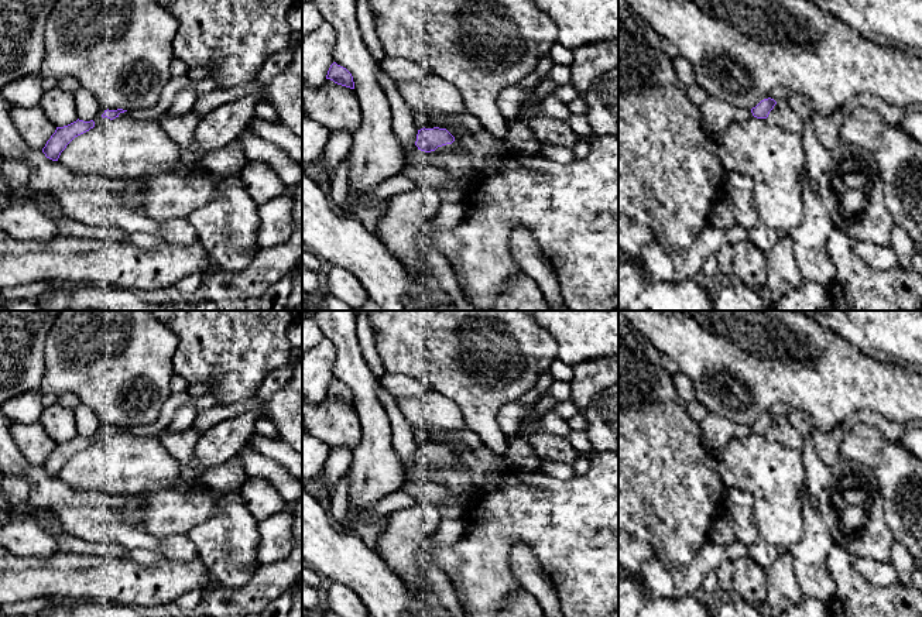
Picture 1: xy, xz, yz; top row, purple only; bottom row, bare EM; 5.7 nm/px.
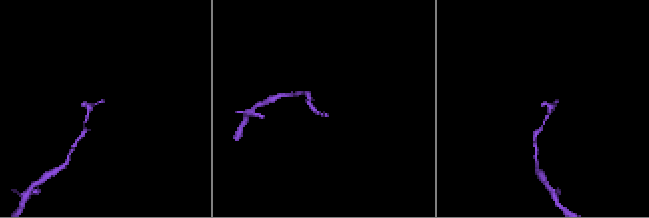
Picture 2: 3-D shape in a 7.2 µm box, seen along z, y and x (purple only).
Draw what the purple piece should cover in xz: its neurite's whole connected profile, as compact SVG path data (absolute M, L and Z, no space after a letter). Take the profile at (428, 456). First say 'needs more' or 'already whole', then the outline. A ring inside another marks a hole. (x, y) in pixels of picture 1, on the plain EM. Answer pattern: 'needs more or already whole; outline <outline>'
needs more; outline M418 443L417 457L415 462L418 466L431 469L435 467L438 463L455 463L459 457L452 452L449 445L439 445L439 443Z

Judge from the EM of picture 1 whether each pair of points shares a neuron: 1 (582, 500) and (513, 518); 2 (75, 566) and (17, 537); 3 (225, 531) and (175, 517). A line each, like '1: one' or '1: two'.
1: one
2: two
3: two

